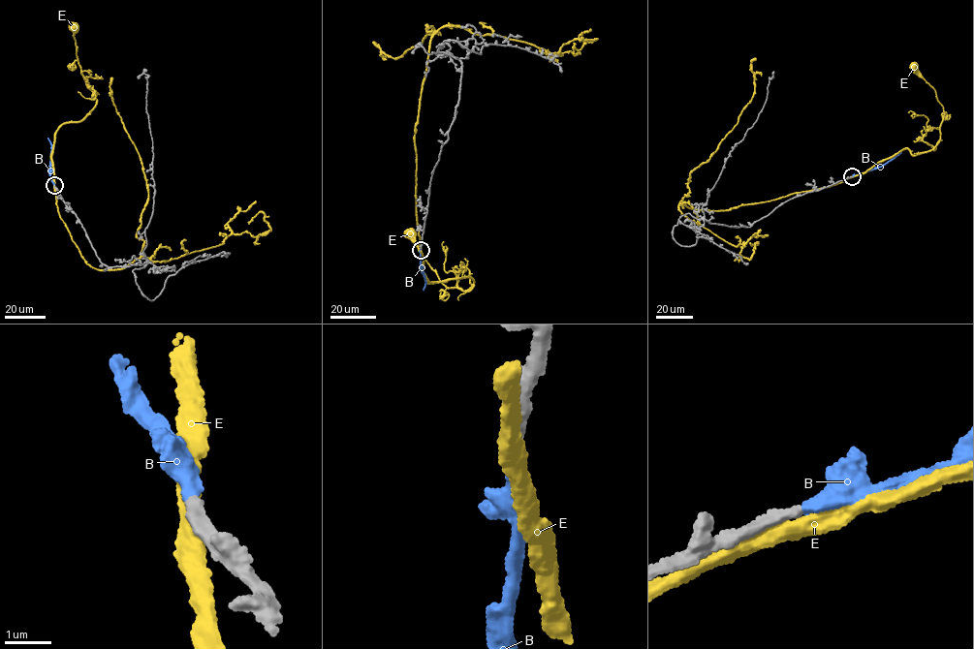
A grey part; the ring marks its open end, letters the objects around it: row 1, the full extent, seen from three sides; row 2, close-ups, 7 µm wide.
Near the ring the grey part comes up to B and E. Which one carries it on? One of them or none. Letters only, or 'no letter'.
B

